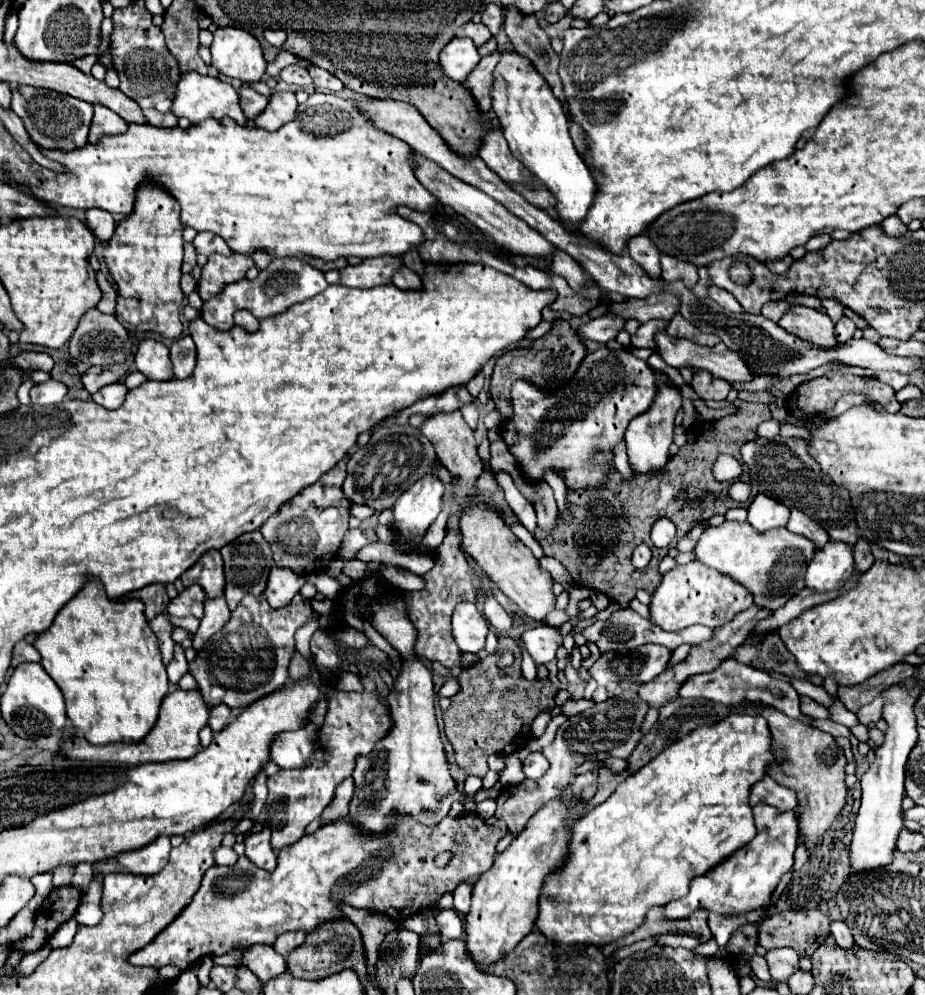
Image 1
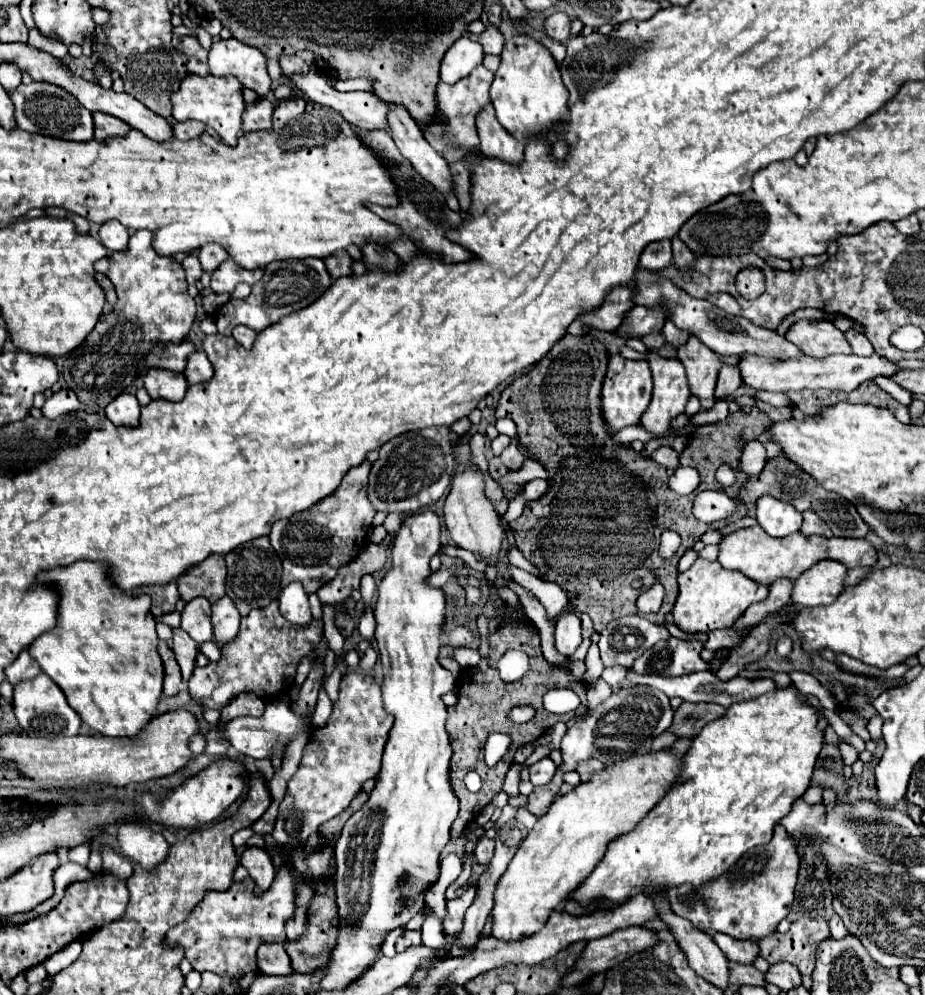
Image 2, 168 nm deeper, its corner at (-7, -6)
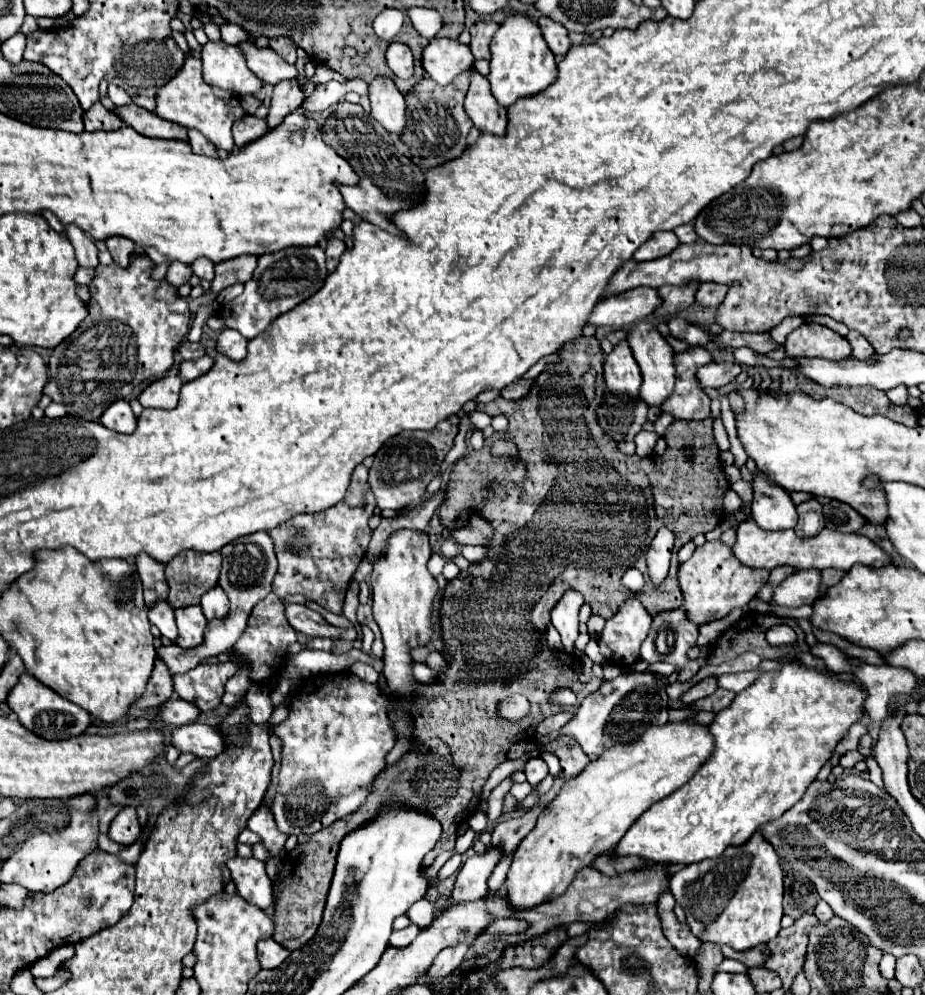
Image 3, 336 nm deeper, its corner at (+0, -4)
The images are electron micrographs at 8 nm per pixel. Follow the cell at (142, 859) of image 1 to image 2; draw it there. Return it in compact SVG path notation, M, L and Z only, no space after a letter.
M124 823L118 829L118 845L120 853L132 863L140 863L142 867L156 867L164 863L168 857L170 845L166 839L148 823Z

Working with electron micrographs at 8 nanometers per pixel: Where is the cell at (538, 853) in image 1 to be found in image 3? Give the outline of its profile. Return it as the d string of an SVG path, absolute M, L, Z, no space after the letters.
M675 721L665 723L661 727L649 727L645 729L645 735L641 739L629 743L629 745L617 745L603 753L601 757L593 759L577 777L571 777L559 795L549 801L549 805L543 809L543 813L537 819L535 829L519 843L511 867L507 871L507 897L509 903L517 905L517 909L531 909L533 905L541 905L541 901L551 901L553 897L559 897L569 887L569 881L573 877L593 865L597 855L603 855L605 851L611 851L619 839L627 833L627 829L657 801L671 795L675 789L685 785L699 765L711 755L713 751L713 737L709 735L707 727L689 723L689 721Z

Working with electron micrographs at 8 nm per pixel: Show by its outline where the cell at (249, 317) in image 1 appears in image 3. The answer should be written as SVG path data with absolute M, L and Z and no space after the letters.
M223 329L217 339L217 351L235 361L241 361L247 355L247 341L241 337L241 333L237 333L237 329Z

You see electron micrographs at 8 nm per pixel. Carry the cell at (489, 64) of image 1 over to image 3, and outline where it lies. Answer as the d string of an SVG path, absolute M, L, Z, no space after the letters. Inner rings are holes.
M465 71L465 73L461 73L461 77L457 77L447 87L437 85L429 77L423 77L411 89L411 93L405 95L405 99L407 99L407 129L403 131L401 141L411 149L413 161L419 167L431 169L431 167L443 165L451 159L457 159L465 151L467 133L473 127L471 119L467 117L467 113L463 109L463 99L465 99L465 93L469 87L469 77L471 77L471 71ZM447 113L455 121L447 121Z

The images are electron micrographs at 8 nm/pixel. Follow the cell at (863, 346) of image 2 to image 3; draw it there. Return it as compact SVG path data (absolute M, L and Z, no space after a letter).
M849 331L847 341L849 341L851 347L853 347L853 357L855 357L855 359L867 359L867 357L871 357L871 355L875 353L873 347L869 345L869 341L867 341L861 333L857 333L857 331Z

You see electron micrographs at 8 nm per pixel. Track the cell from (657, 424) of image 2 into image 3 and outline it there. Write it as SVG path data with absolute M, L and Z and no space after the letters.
M641 321L639 325L635 325L635 329L629 331L627 343L633 351L635 361L641 367L641 375L643 375L641 399L647 403L647 407L659 407L669 397L669 393L673 393L673 385L677 379L675 377L675 363L673 363L673 349L665 341L665 337L655 329L655 325L649 321Z

